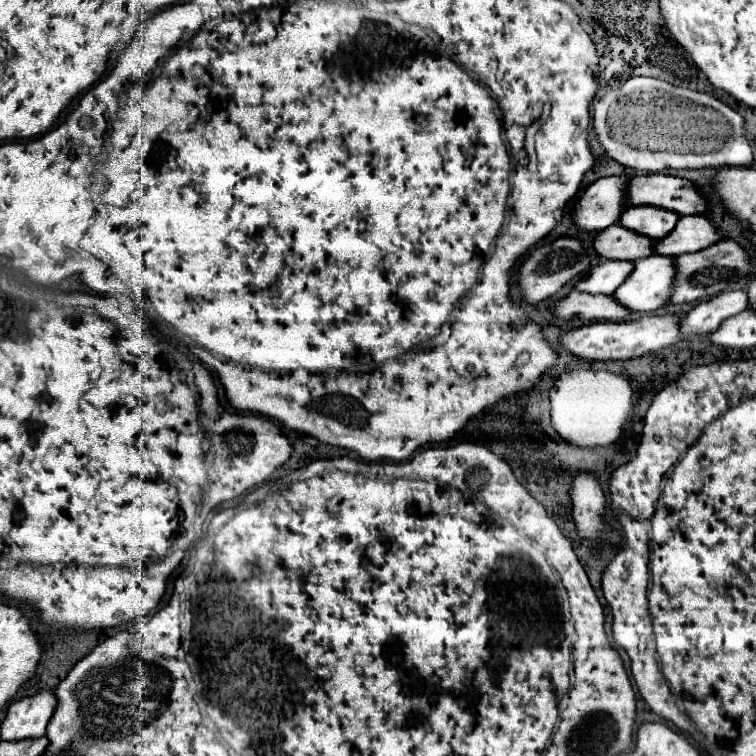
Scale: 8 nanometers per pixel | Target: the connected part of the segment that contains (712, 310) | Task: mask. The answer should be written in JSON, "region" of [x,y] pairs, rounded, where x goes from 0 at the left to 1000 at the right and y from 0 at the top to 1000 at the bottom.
{"region":[[[976,382],[976,385],[958,385],[939,398],[931,398],[921,403],[913,414],[907,414],[902,425],[902,435],[907,443],[929,443],[944,438],[955,422],[981,414],[992,406],[989,388]]]}

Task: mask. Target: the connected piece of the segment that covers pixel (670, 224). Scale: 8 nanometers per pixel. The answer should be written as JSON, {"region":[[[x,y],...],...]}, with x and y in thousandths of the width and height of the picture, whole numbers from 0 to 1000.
{"region":[[[836,271],[820,287],[820,298],[847,311],[876,316],[894,300],[897,290],[899,284],[884,276],[873,276],[865,271],[841,271],[841,274]]]}

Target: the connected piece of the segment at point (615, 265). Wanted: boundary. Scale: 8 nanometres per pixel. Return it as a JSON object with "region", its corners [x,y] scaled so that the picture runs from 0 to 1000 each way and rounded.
{"region":[[[796,345],[794,351],[783,353],[780,361],[765,372],[762,382],[804,382],[804,385],[775,385],[775,388],[802,388],[810,390],[836,361],[836,345]]]}

